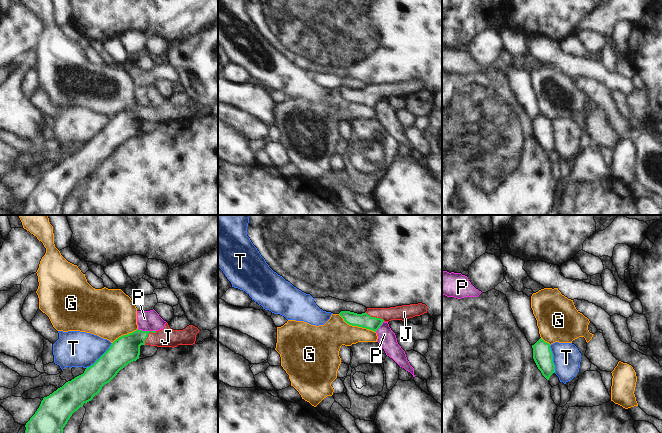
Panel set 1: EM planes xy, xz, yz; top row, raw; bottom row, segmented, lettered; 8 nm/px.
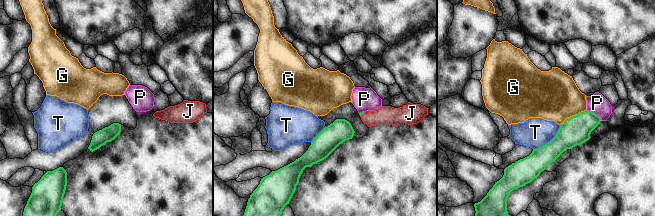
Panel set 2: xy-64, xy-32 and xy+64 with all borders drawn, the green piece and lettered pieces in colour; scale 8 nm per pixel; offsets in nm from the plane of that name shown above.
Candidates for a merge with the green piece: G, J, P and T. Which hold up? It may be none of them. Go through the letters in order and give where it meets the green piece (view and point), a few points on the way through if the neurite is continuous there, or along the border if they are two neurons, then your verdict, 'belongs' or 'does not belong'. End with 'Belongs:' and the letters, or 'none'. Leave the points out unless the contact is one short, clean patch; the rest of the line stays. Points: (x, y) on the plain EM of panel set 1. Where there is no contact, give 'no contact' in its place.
G: xz (357, 101) | along xz (338, 90), (349, 100), (365, 103), (375, 108) | does not belong
J: xy (147, 111) | across xy (126, 125), (137, 114), (147, 111), (166, 113) | belongs
P: xy (143, 107) | along xy (137, 105), (149, 107) | does not belong
T: xy (100, 133) | does not belong
Belongs: J

